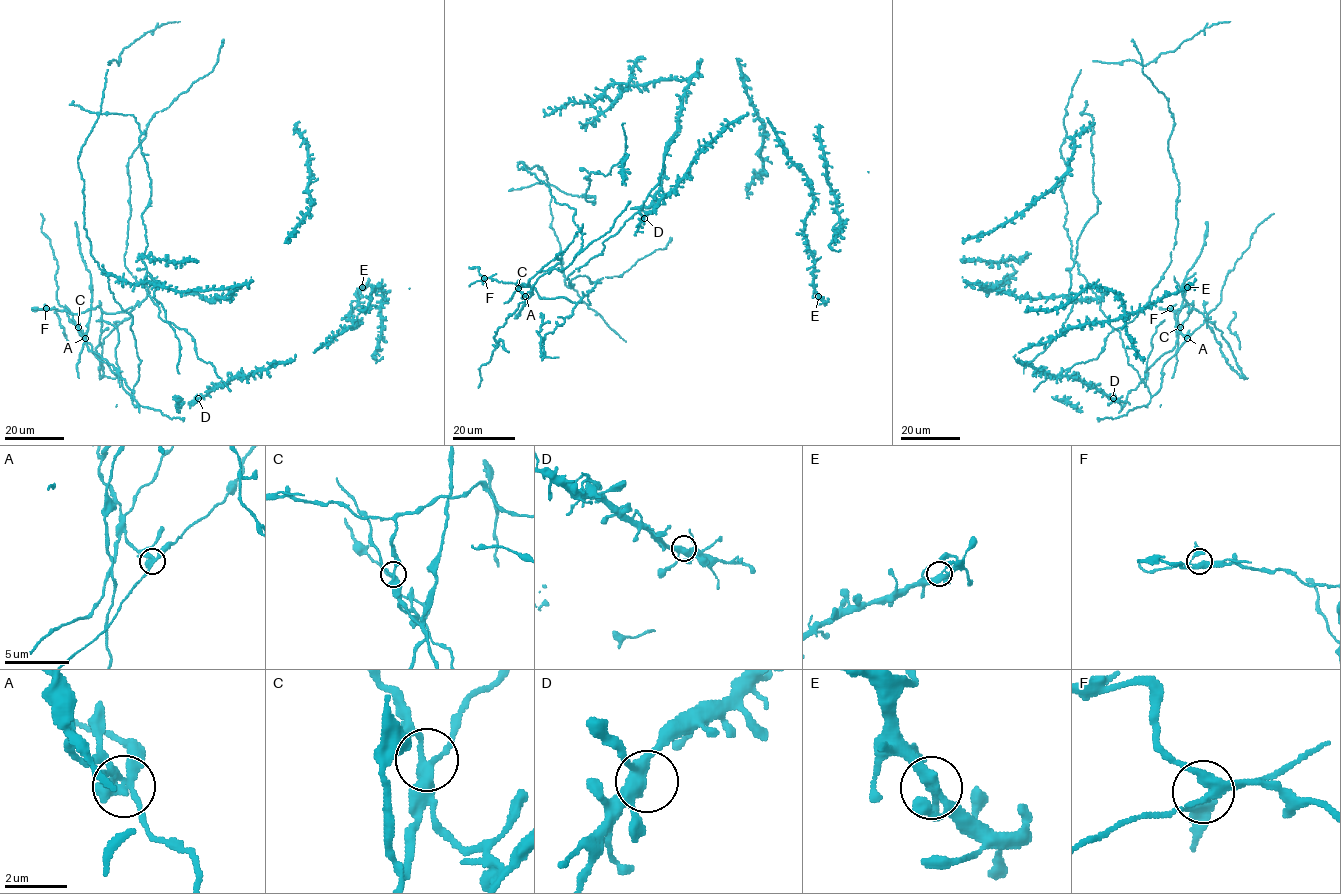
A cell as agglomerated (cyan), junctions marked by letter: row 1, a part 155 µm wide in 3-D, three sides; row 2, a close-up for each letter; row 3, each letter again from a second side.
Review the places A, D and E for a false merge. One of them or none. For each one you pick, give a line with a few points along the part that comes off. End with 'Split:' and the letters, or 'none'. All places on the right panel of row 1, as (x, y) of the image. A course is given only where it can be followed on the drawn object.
Split: A

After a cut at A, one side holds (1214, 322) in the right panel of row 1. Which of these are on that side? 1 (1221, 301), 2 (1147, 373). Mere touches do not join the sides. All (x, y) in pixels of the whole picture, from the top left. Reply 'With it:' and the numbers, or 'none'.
With it: 2

